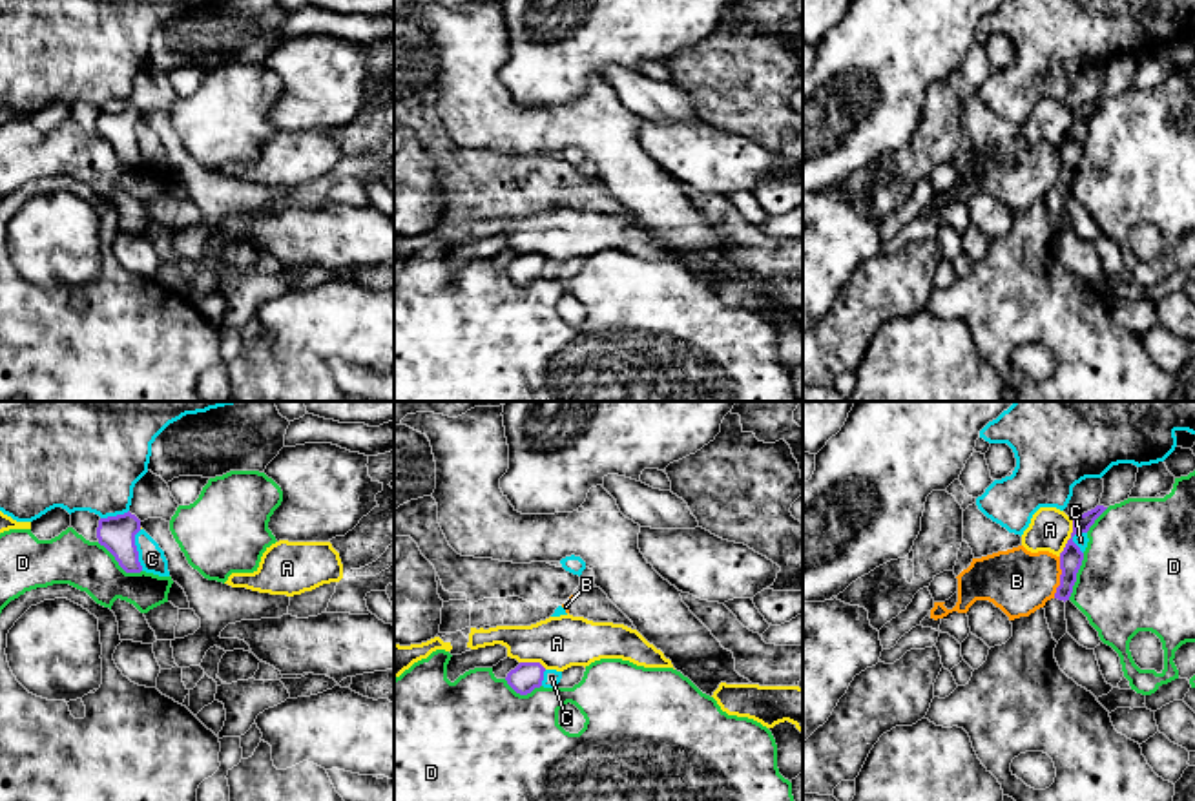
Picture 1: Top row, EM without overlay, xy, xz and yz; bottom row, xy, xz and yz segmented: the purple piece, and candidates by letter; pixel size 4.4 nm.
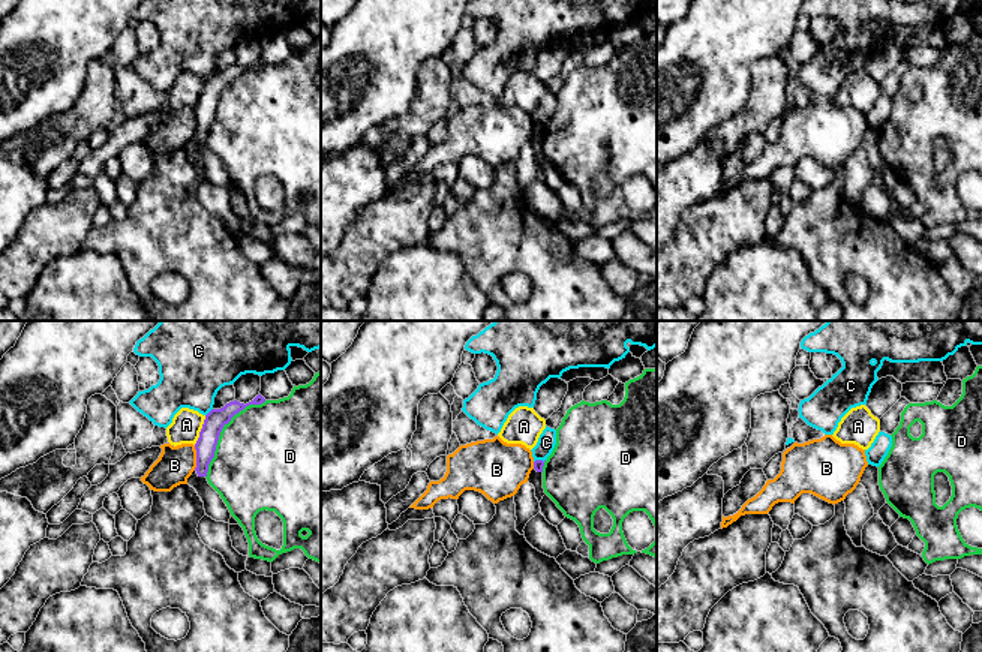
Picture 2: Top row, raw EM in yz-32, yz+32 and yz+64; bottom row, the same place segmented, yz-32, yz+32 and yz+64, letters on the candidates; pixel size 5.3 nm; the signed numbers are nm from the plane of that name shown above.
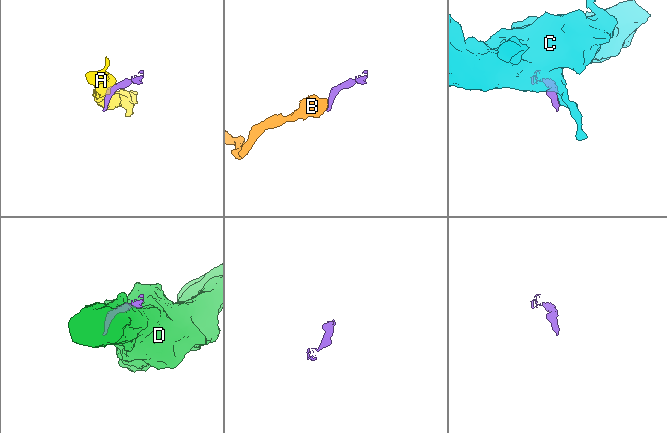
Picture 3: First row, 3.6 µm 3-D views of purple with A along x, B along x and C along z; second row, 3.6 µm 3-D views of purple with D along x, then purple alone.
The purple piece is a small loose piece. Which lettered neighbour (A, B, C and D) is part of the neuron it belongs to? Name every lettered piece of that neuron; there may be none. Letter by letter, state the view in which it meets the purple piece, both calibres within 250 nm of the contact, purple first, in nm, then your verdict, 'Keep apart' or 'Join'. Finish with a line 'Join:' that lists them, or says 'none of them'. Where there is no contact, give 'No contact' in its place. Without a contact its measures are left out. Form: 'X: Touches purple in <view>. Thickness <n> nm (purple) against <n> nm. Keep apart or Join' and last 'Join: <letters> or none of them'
A: Touches purple in yz. Thickness 100 nm (purple) against 190 nm. Keep apart
B: Touches purple in yz. Thickness 100 nm (purple) against 280 nm. Join
C: Touches purple in xy. Thickness 160 nm (purple) against 120 nm. Keep apart
D: Touches purple in xy. Thickness 160 nm (purple) against 220 nm. Keep apart
Join: B

